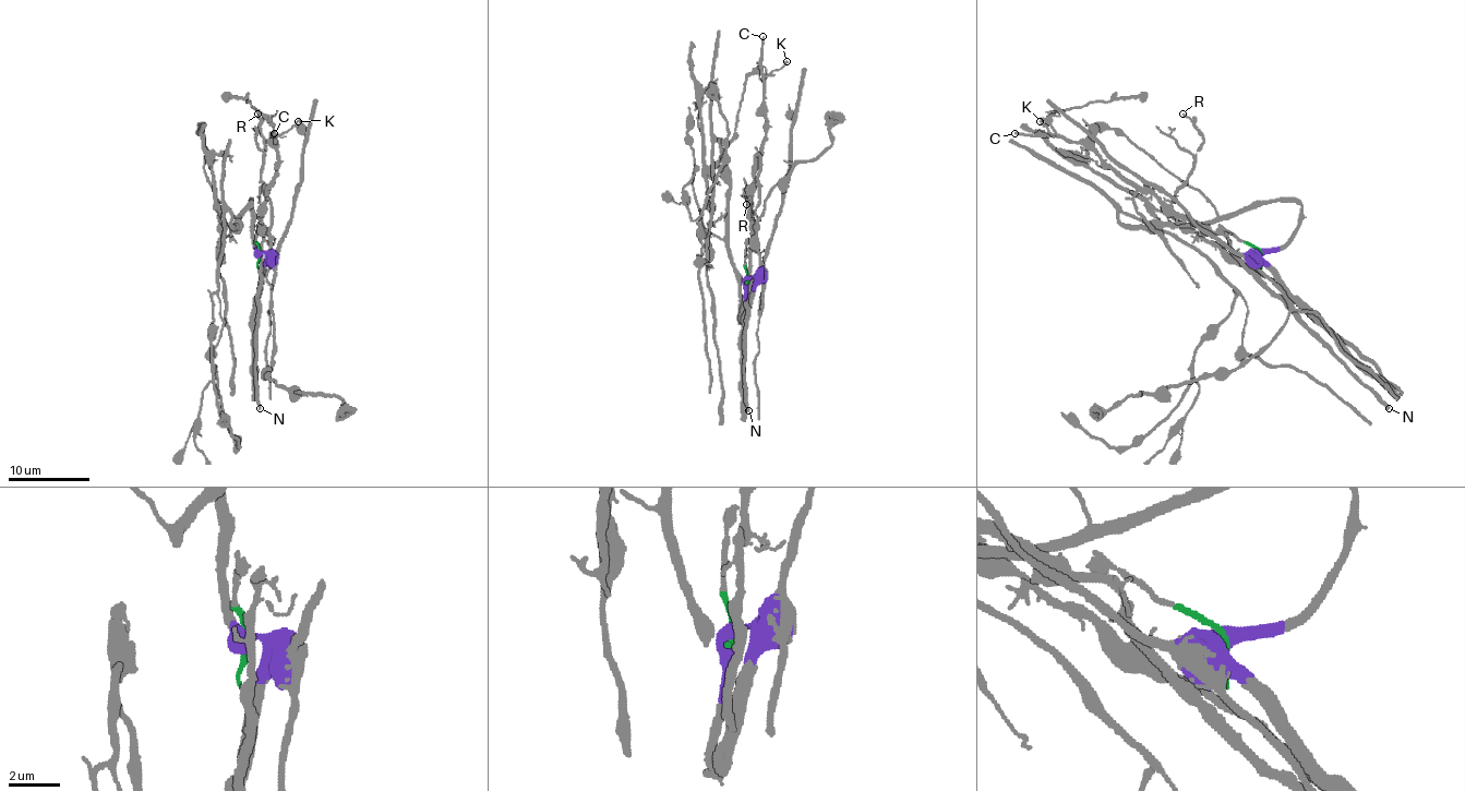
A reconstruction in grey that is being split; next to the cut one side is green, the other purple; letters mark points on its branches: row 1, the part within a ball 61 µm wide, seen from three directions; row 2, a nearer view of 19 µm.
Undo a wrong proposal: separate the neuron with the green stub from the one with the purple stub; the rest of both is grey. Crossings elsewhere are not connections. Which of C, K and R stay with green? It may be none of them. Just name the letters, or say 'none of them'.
C, K, R

